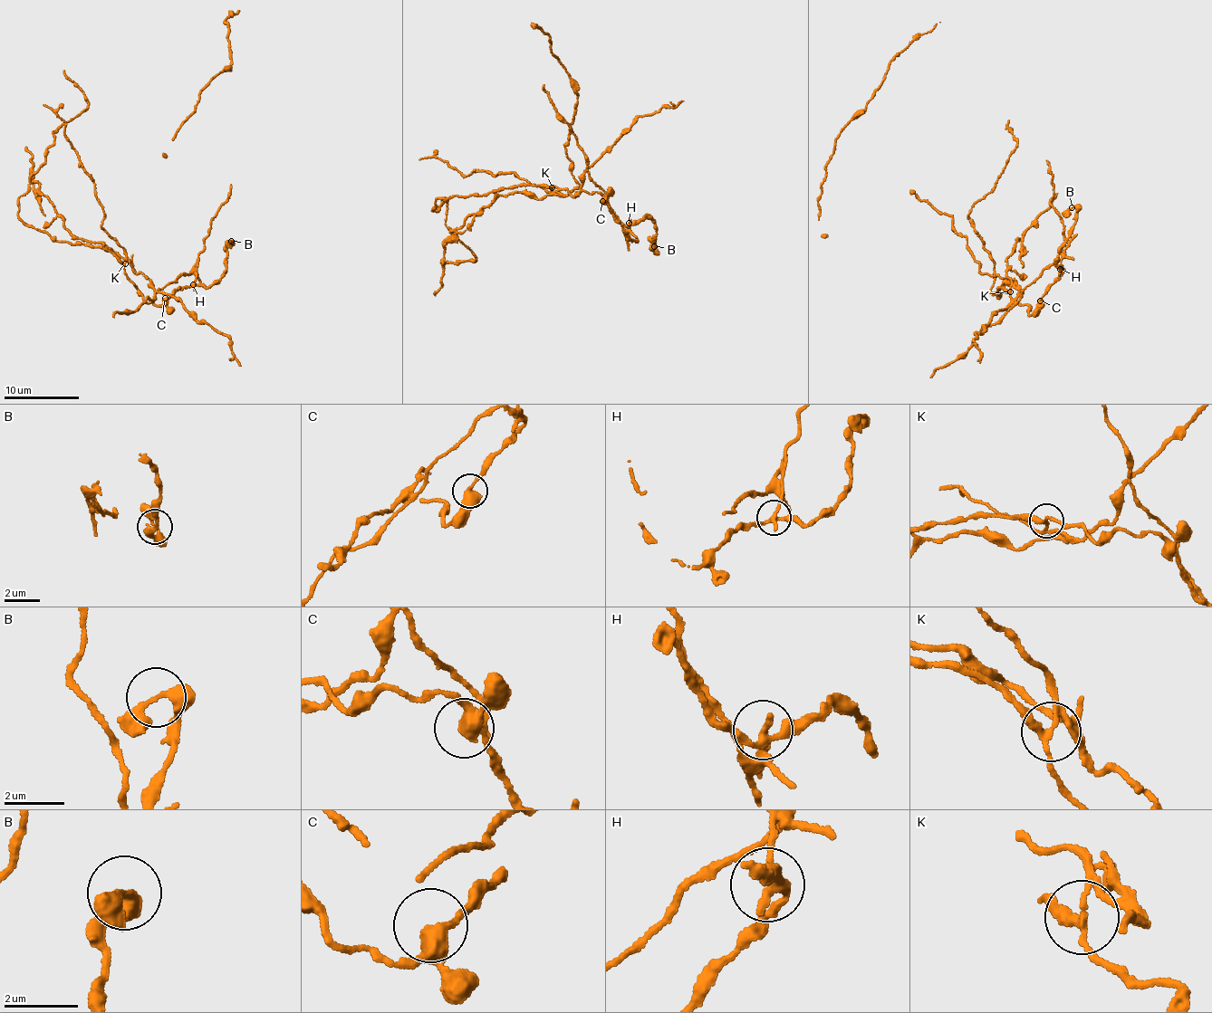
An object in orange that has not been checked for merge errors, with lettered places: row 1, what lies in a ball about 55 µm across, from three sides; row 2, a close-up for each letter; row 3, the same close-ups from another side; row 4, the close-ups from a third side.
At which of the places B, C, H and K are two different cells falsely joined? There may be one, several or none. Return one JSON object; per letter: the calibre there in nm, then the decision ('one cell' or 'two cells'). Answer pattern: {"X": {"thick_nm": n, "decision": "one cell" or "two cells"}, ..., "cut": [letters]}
{"B": {"thick_nm": 240, "decision": "one cell"}, "C": {"thick_nm": 360, "decision": "one cell"}, "H": {"thick_nm": 220, "decision": "two cells"}, "K": {"thick_nm": 180, "decision": "two cells"}, "cut": ["H", "K"]}

